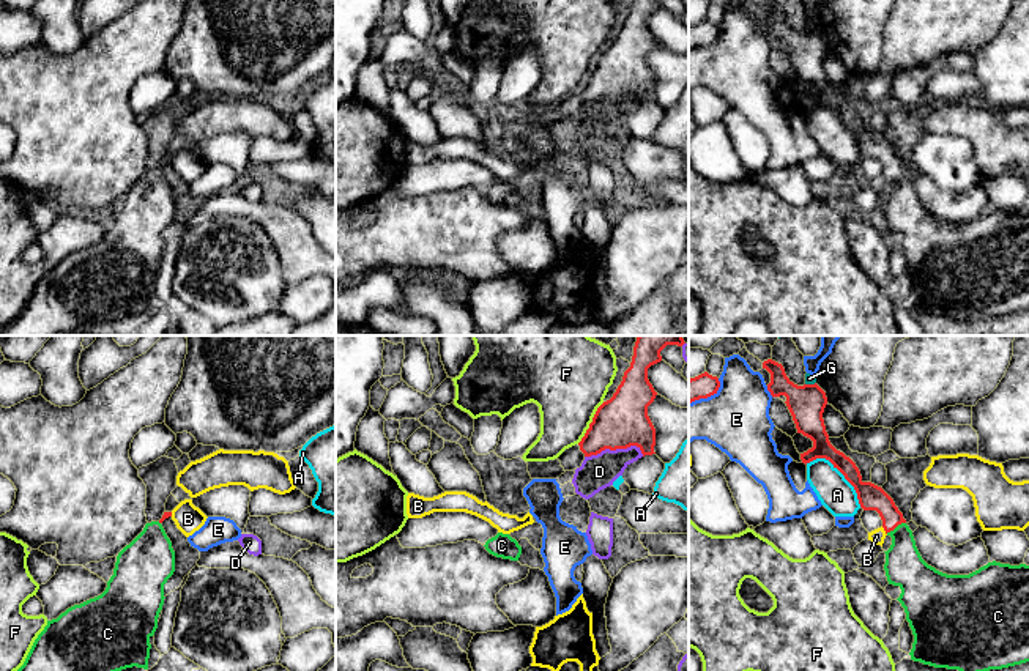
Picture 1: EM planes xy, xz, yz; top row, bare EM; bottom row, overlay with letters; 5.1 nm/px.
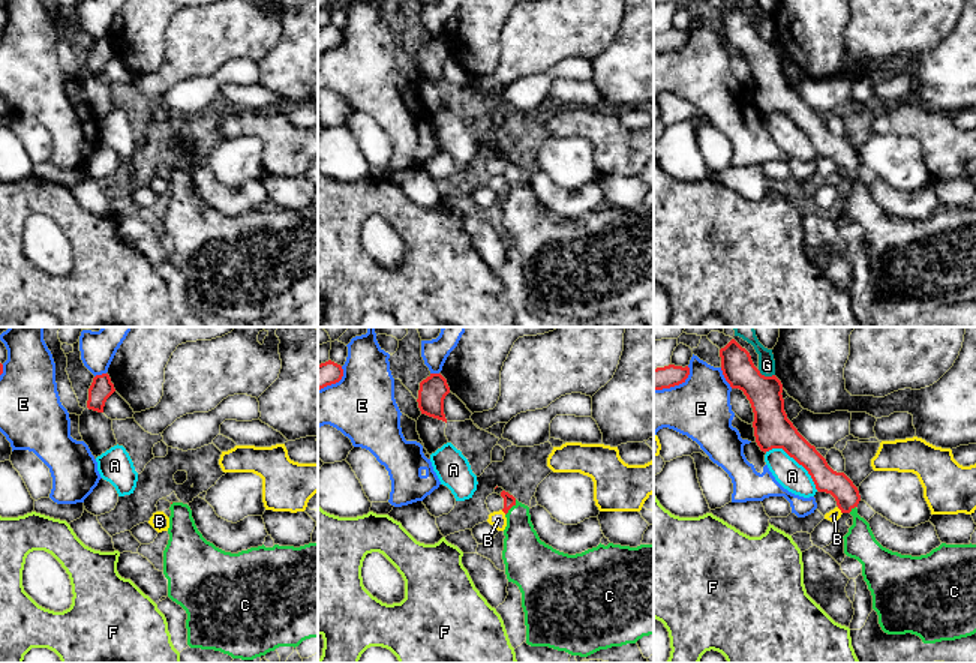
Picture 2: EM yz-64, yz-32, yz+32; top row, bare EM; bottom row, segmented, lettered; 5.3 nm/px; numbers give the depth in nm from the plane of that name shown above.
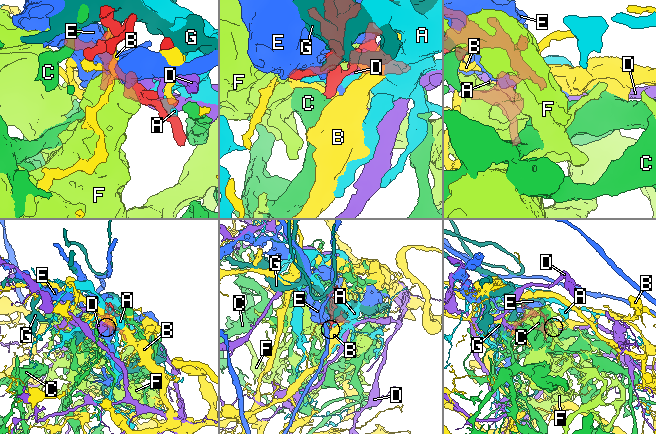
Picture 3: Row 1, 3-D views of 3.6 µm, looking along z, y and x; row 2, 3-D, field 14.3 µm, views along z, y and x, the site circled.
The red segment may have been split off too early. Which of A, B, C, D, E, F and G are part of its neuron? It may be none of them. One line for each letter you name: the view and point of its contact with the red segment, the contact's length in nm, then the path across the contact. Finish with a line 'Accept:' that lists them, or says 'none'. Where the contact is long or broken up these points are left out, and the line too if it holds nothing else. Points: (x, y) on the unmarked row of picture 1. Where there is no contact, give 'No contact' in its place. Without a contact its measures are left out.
C: Touches red at yz (895, 174). Shared border 120 nm. Path across: yz (870, 144), (892, 166), (895, 174), (903, 189), (905, 215)
Accept: C

